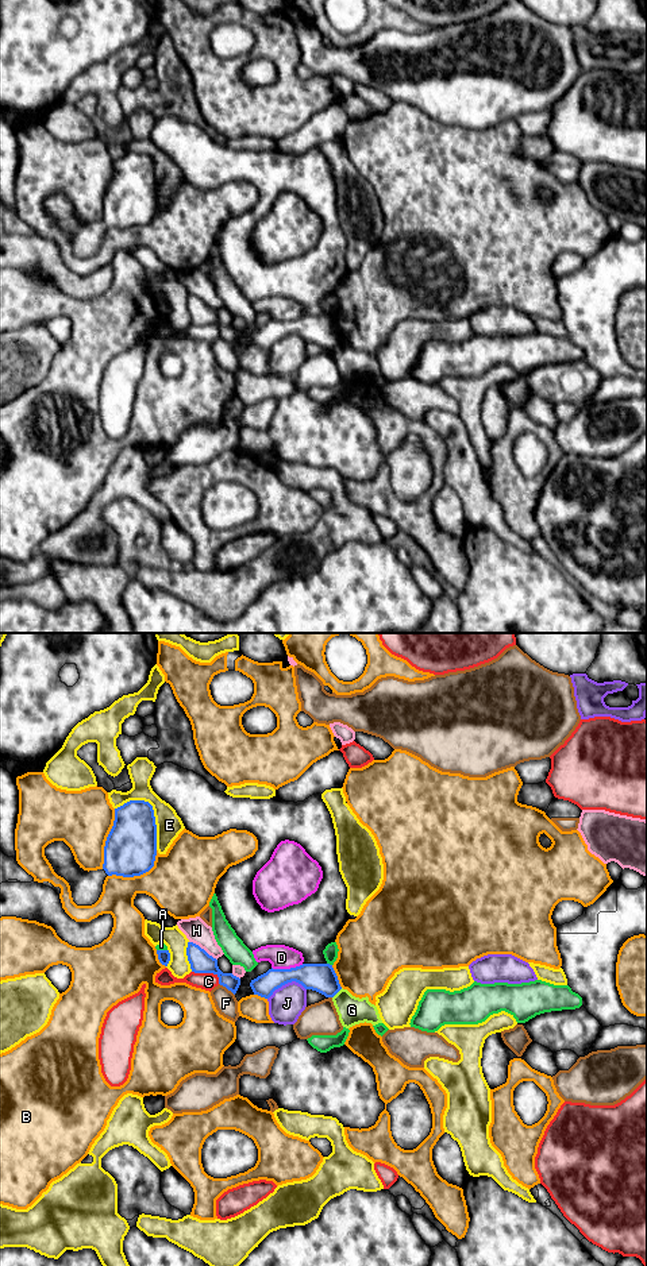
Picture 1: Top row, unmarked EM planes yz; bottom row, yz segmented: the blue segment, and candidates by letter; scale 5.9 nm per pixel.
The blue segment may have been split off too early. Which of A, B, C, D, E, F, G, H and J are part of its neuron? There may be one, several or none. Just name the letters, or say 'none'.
none

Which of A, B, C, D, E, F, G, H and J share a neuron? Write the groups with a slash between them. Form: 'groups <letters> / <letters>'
groups A C / B / D / E / F / G / H / J

